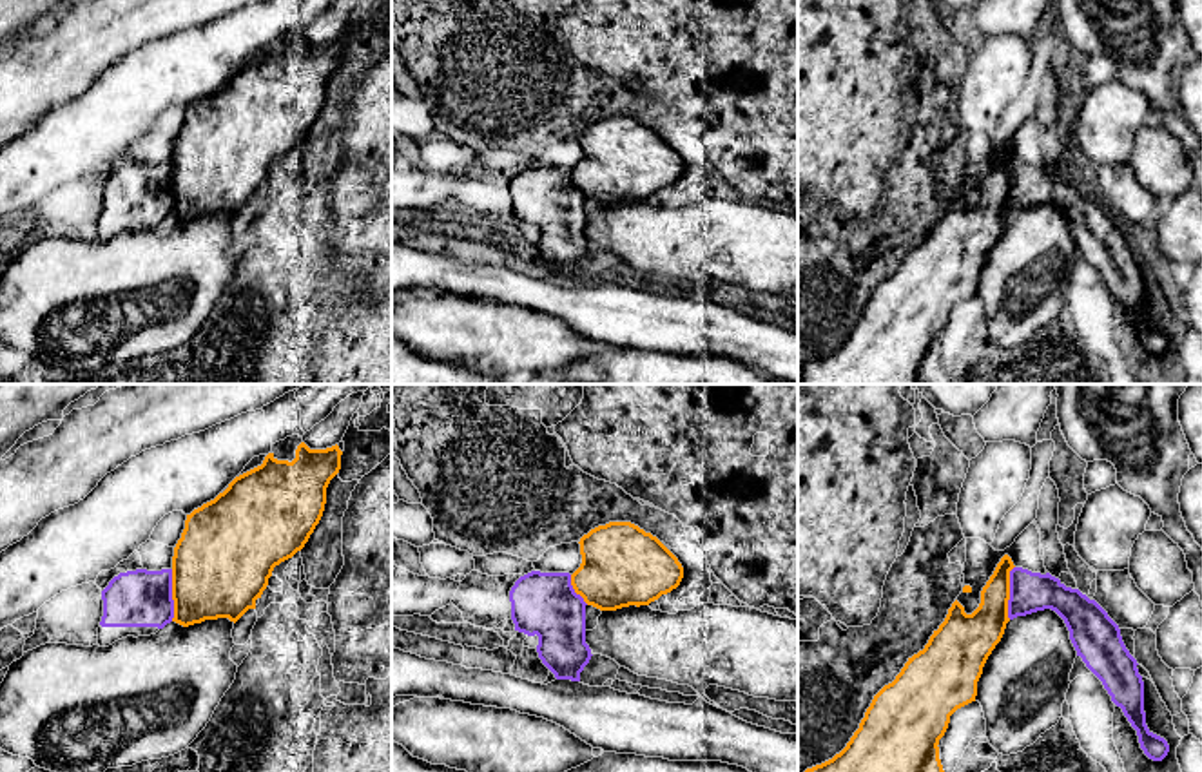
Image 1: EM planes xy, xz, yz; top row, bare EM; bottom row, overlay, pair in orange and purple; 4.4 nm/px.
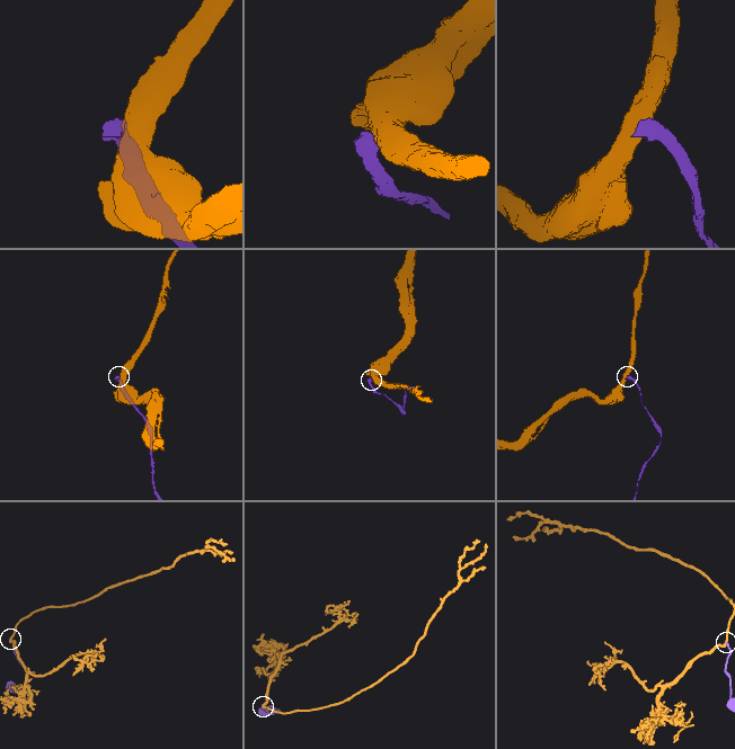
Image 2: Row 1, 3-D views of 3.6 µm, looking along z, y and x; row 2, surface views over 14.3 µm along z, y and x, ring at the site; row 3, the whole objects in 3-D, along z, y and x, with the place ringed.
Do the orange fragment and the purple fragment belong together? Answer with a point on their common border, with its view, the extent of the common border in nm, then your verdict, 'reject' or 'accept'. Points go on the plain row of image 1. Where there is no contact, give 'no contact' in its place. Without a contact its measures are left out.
yz (1008, 187) | 240 nm | accept

